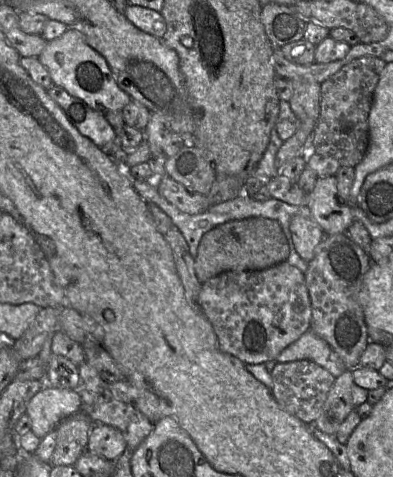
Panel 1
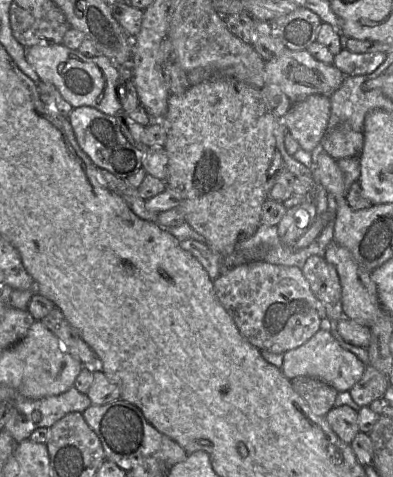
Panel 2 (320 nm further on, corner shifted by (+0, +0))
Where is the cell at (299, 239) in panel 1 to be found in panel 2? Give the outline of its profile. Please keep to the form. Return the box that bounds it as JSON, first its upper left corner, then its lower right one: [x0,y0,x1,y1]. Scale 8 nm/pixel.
[302,255,342,305]

